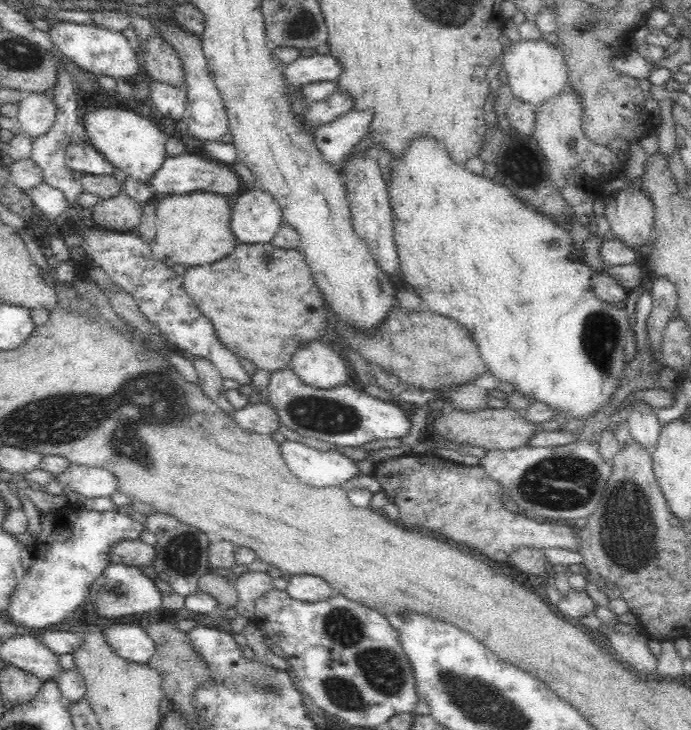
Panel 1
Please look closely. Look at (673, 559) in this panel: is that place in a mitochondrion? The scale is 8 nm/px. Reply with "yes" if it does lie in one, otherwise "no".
no

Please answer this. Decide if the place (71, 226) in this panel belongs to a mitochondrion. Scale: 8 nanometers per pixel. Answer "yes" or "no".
no

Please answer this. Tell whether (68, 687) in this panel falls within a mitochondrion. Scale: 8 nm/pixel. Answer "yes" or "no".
no

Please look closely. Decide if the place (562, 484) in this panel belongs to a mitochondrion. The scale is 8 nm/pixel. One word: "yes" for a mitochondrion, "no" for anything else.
yes

